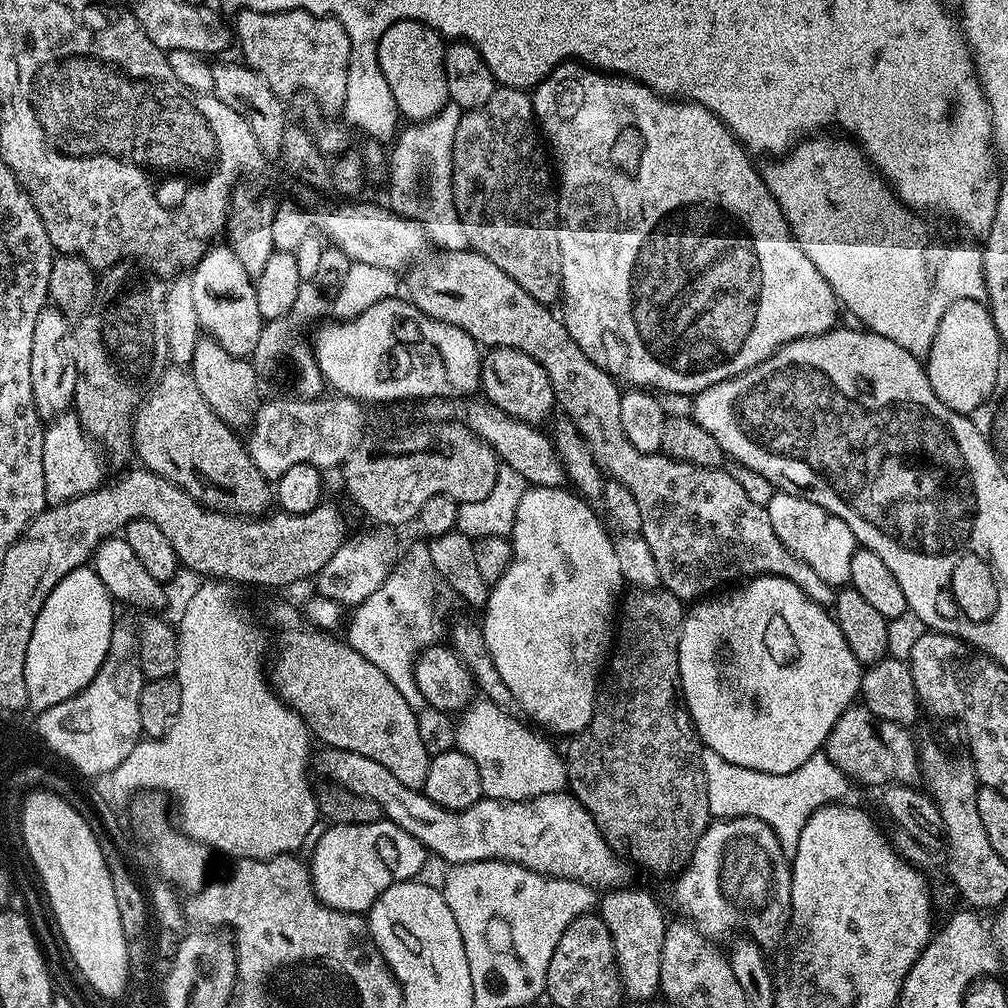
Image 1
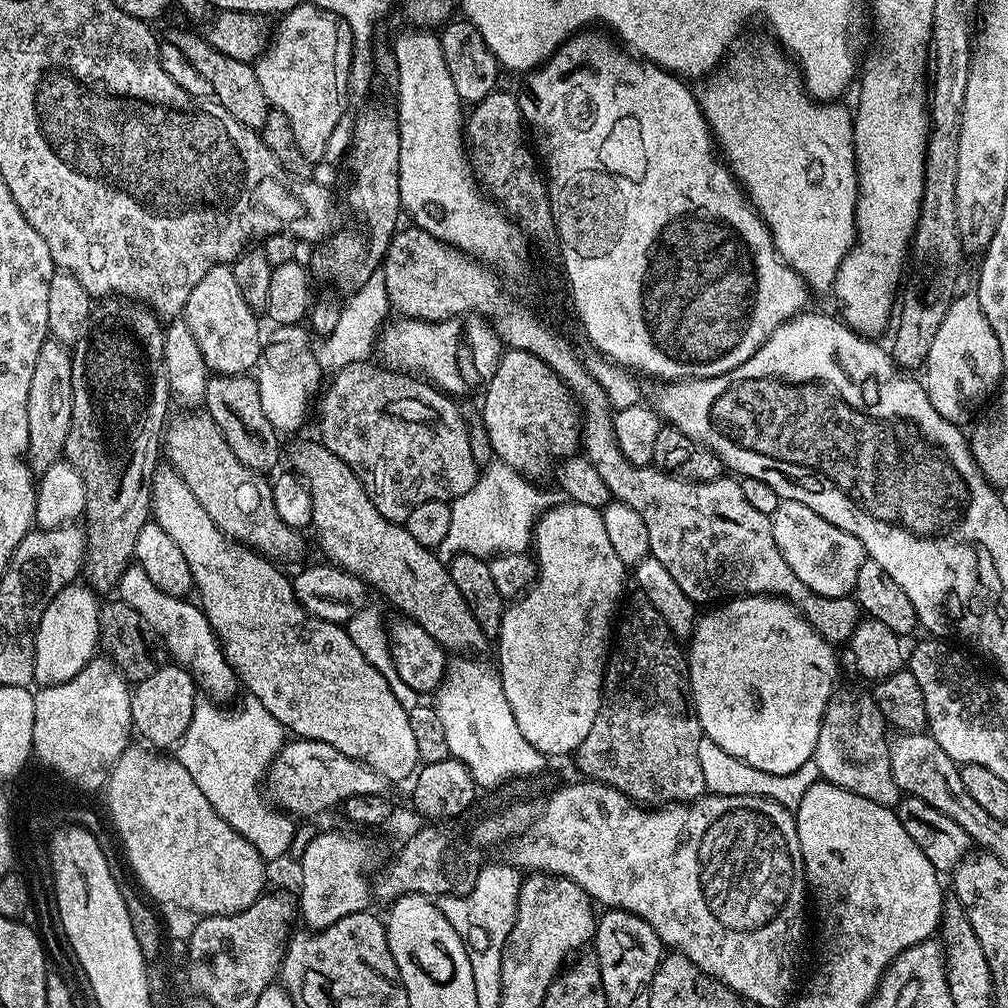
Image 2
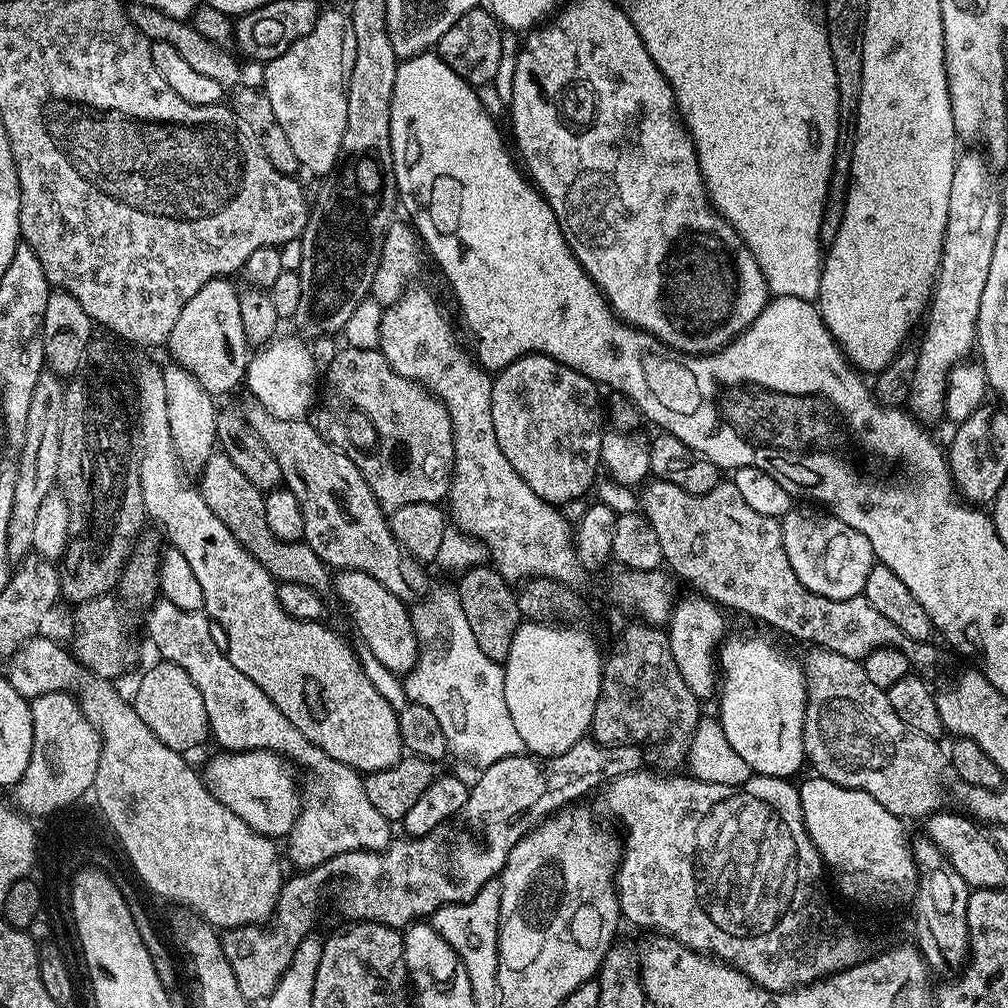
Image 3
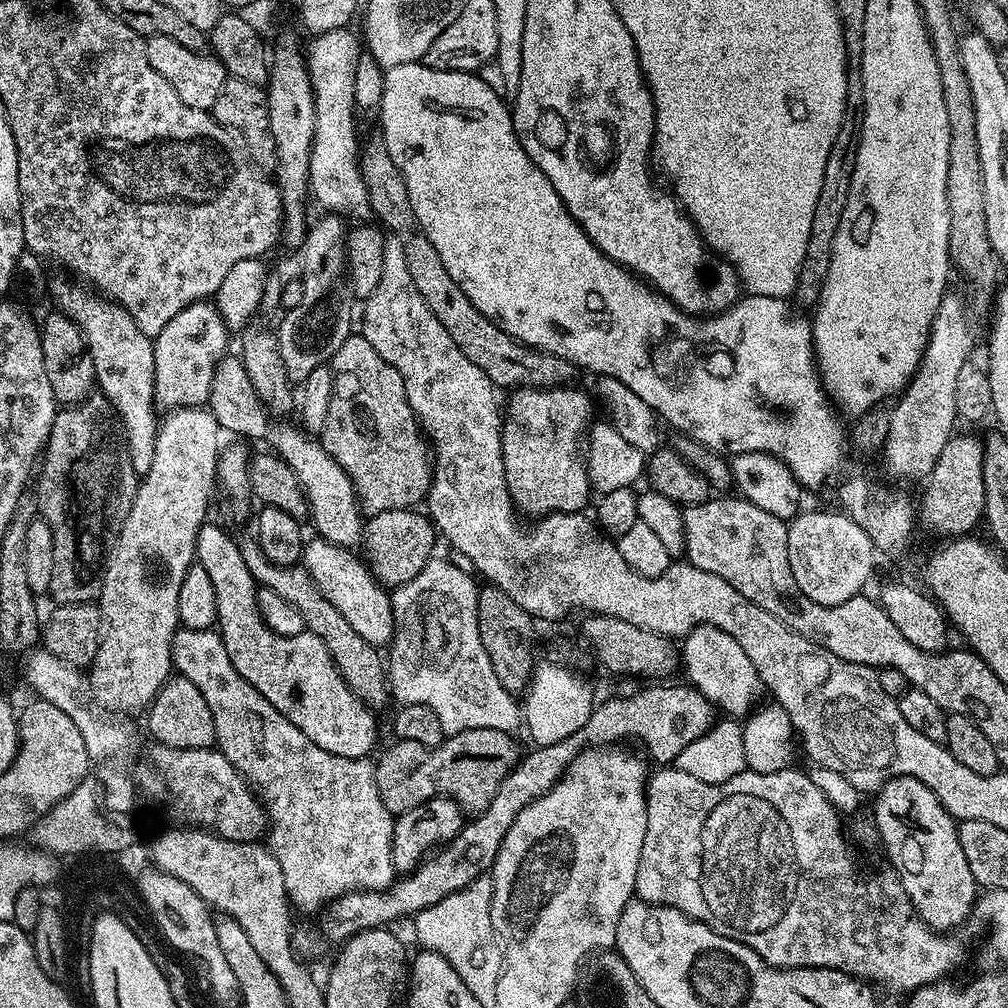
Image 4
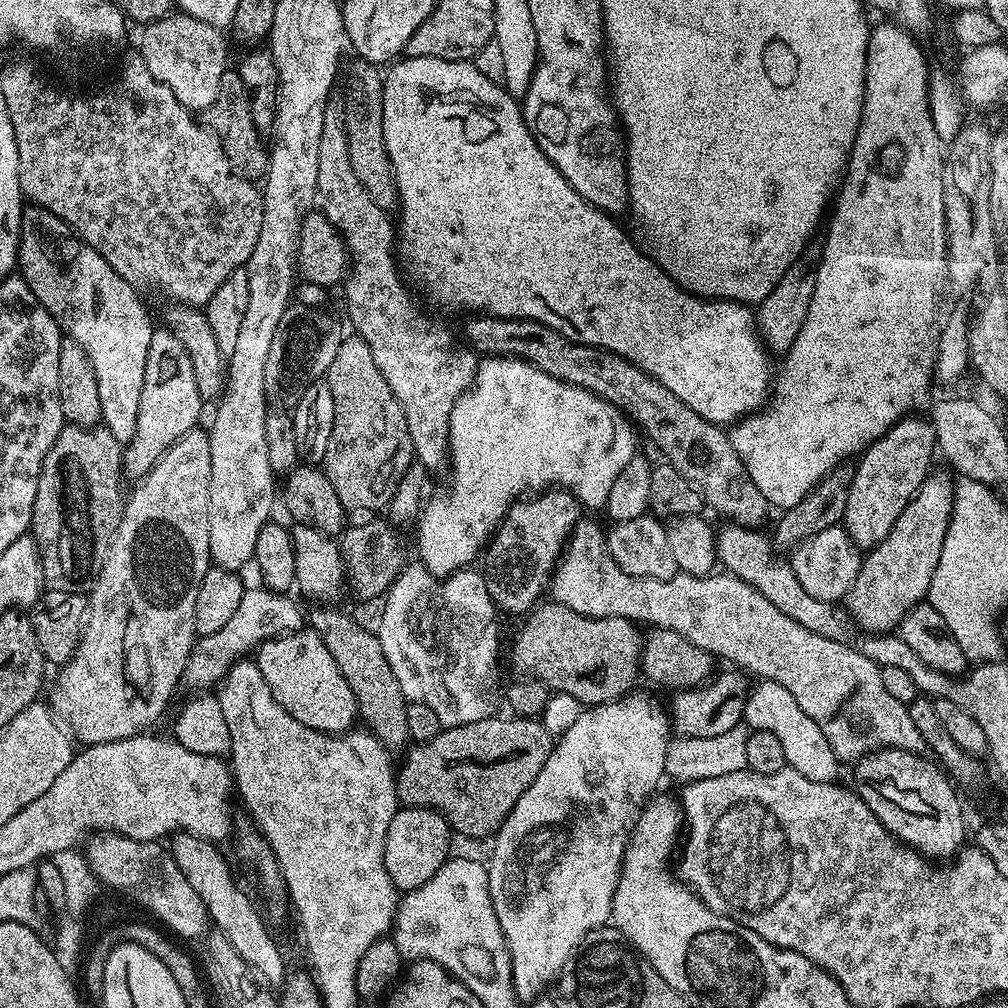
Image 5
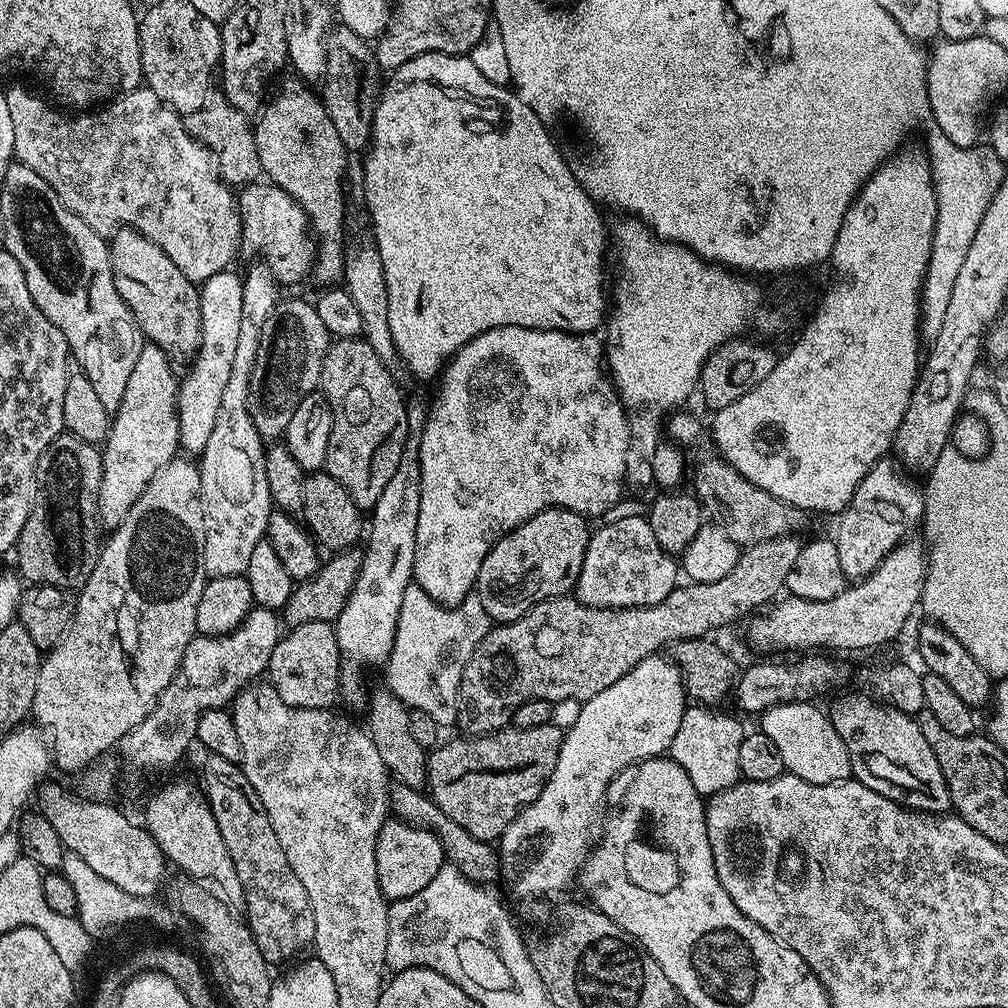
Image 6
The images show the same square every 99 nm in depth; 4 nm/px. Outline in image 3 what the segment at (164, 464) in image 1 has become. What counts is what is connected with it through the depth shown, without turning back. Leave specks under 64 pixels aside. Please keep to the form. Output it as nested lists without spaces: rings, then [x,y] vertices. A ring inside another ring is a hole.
[[[213,454],[205,462],[202,471],[199,473],[198,487],[206,506],[214,510],[222,522],[226,522],[226,530],[238,538],[240,545],[248,551],[262,566],[268,571],[273,581],[285,584],[286,582],[298,582],[298,586],[310,586],[314,591],[321,594],[327,593],[334,584],[334,576],[328,565],[310,550],[310,546],[299,540],[286,542],[270,530],[266,524],[266,502],[264,501],[265,493],[261,492],[230,458],[223,454]]]

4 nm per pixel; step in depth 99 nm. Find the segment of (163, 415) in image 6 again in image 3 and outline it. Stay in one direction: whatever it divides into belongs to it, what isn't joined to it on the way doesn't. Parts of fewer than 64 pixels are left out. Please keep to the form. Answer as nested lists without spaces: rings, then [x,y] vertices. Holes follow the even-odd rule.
[[[228,278],[211,280],[182,306],[182,314],[178,314],[178,322],[174,322],[174,330],[170,330],[167,351],[172,351],[171,359],[179,362],[198,382],[202,382],[202,390],[209,392],[213,398],[221,398],[227,392],[235,390],[239,384],[245,383],[247,366],[250,357],[250,345],[246,338],[246,330],[242,330],[242,310],[238,310],[238,298],[240,297],[237,285],[232,285],[233,281]]]

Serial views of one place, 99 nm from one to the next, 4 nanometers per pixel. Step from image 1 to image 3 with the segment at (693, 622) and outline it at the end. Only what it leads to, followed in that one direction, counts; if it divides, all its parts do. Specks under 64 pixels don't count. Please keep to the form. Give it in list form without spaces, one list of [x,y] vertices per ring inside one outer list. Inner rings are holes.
[[[732,636],[719,645],[718,668],[722,679],[718,684],[720,713],[718,719],[730,746],[734,746],[742,762],[752,768],[757,776],[795,777],[800,767],[805,767],[804,719],[808,709],[808,682],[799,659],[795,660],[788,652],[764,636]]]

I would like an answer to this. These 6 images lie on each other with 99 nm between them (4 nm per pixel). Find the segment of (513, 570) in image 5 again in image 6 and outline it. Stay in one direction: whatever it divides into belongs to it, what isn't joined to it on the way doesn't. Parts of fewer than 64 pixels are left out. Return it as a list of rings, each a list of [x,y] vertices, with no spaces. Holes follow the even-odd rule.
[[[547,508],[507,532],[486,554],[474,595],[482,602],[489,621],[507,622],[526,615],[543,600],[564,598],[576,587],[586,558],[589,521],[568,508]]]

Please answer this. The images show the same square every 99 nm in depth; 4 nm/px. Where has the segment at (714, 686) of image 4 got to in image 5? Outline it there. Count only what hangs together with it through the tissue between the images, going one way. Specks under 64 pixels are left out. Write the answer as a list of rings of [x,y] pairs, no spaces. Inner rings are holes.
[[[760,680],[751,685],[748,701],[744,703],[743,723],[757,732],[769,732],[778,738],[782,745],[782,754],[786,754],[786,765],[798,770],[802,778],[810,778],[810,782],[831,784],[837,779],[842,762],[830,750],[830,742],[822,730],[818,730],[818,722],[810,718],[810,714],[802,714],[802,706],[794,702],[790,690],[786,686],[778,686],[773,680]]]

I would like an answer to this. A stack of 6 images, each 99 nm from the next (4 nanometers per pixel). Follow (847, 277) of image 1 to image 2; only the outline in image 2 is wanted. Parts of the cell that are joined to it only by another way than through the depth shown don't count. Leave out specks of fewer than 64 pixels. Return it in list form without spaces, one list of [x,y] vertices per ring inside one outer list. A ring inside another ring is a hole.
[[[775,47],[768,48],[765,52],[736,52],[723,61],[722,66],[717,67],[703,81],[704,84],[698,88],[698,99],[700,108],[704,111],[704,117],[708,123],[708,129],[712,131],[713,141],[718,149],[719,155],[725,164],[732,170],[732,175],[744,189],[752,205],[756,207],[756,213],[764,220],[765,226],[772,235],[772,244],[776,248],[776,255],[789,264],[797,274],[804,279],[805,284],[813,293],[833,291],[838,266],[842,258],[856,243],[856,197],[858,196],[858,182],[856,181],[856,155],[854,154],[854,130],[852,129],[853,113],[843,108],[840,102],[821,102],[812,99],[808,89],[804,87],[804,77],[800,69],[783,51]]]

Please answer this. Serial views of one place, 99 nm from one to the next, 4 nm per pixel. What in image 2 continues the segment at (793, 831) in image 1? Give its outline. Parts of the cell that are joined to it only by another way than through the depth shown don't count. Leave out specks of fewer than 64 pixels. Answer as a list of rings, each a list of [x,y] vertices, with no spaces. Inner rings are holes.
[[[707,738],[698,742],[698,763],[702,766],[704,786],[709,793],[718,796],[761,796],[776,800],[789,810],[796,809],[806,790],[810,790],[810,786],[814,786],[821,779],[815,759],[806,761],[802,767],[790,774],[766,774],[766,770],[754,770],[754,766],[746,766],[746,762],[726,754],[722,746]]]

